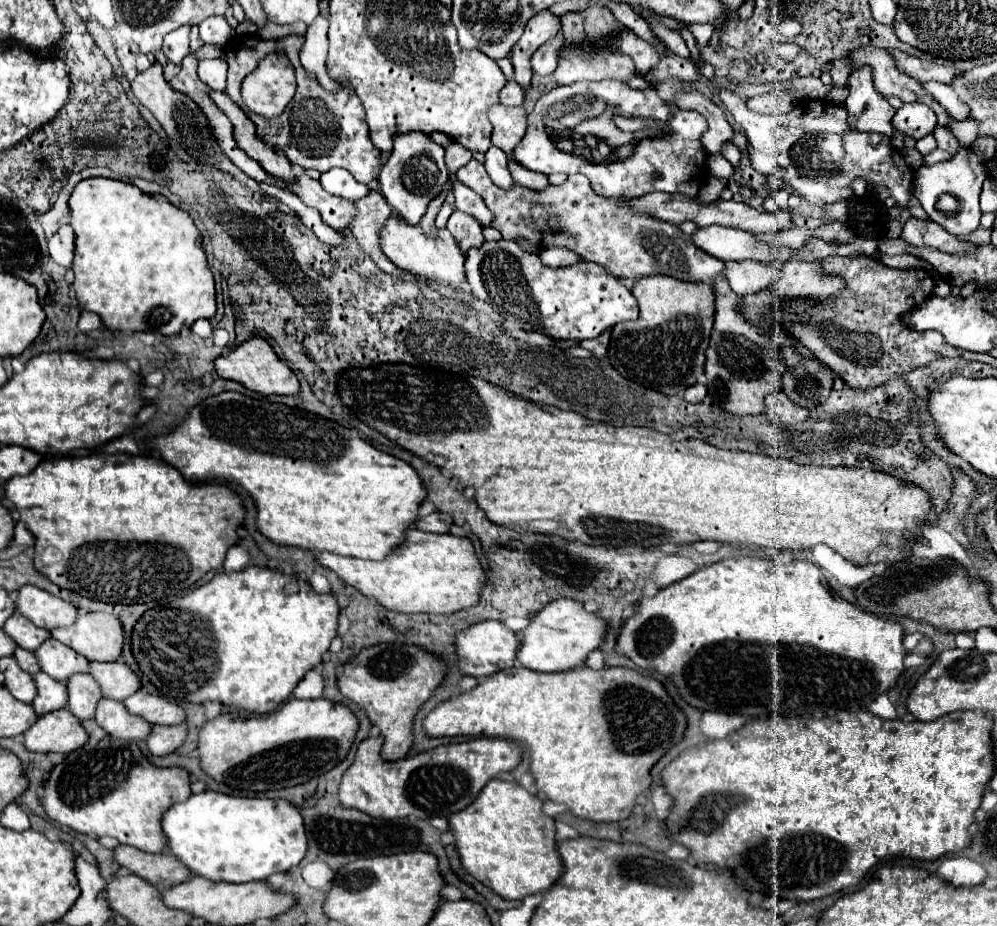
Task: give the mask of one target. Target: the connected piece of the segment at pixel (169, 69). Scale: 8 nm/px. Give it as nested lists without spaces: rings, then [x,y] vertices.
[[[155,52],[155,58],[157,58],[157,62],[163,66],[163,72],[165,72],[165,80],[171,80],[171,78],[173,78],[173,76],[179,72],[179,66],[175,66],[171,60],[167,60],[163,52]]]

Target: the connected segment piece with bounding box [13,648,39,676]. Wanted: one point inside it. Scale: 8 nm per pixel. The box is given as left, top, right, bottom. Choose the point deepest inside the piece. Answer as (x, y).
(26, 660)

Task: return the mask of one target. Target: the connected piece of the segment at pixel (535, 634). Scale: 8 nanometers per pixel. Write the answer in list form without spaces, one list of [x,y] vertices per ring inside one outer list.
[[[557,598],[535,612],[529,626],[519,632],[519,650],[515,662],[535,672],[571,670],[575,666],[581,666],[591,650],[599,648],[599,644],[603,642],[603,634],[605,622],[597,614],[585,612],[583,606],[575,600]]]

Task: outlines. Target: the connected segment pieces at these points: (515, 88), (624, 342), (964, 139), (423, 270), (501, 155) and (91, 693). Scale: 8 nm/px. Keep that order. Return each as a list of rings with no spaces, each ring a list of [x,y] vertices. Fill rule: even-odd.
[[[509,80],[505,84],[505,88],[499,92],[499,102],[503,106],[521,106],[523,104],[523,96],[525,96],[523,86],[517,84],[515,80]]]
[[[647,276],[639,278],[633,286],[633,296],[639,304],[639,320],[617,324],[611,330],[609,342],[609,362],[625,378],[657,390],[661,394],[683,394],[689,386],[697,384],[705,366],[705,350],[709,344],[709,334],[715,316],[715,294],[707,284],[689,284],[673,280],[671,276]]]
[[[950,117],[950,125],[953,129],[953,134],[955,134],[955,137],[959,140],[961,146],[970,147],[977,139],[979,123],[976,120],[967,119],[958,121],[955,118]]]
[[[445,192],[441,196],[437,196],[437,200],[433,200],[433,204],[429,204],[427,214],[415,226],[407,224],[403,220],[397,220],[397,218],[389,218],[389,224],[385,224],[385,232],[381,232],[381,248],[383,248],[385,256],[403,272],[409,272],[421,280],[435,280],[439,284],[449,286],[455,292],[461,292],[463,282],[465,282],[465,268],[463,268],[465,254],[461,252],[459,244],[455,242],[455,238],[446,228],[437,230],[433,226],[443,200],[445,200]]]
[[[491,146],[487,152],[485,152],[485,170],[489,174],[489,178],[493,180],[495,186],[507,190],[507,188],[513,188],[515,182],[511,178],[511,172],[507,168],[507,156],[503,150]]]
[[[89,674],[69,676],[67,694],[69,694],[67,708],[69,708],[69,712],[73,716],[77,716],[79,720],[93,718],[97,700],[101,698],[101,692],[99,692],[97,682],[93,680],[93,676],[89,676]]]

